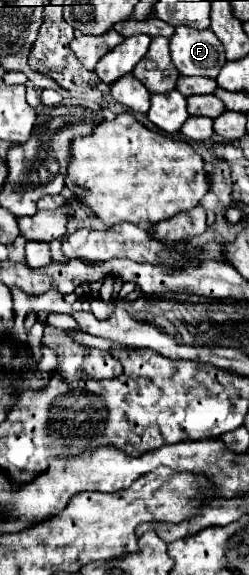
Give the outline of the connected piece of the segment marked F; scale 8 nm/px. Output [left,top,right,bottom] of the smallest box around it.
[171,27,225,77]

